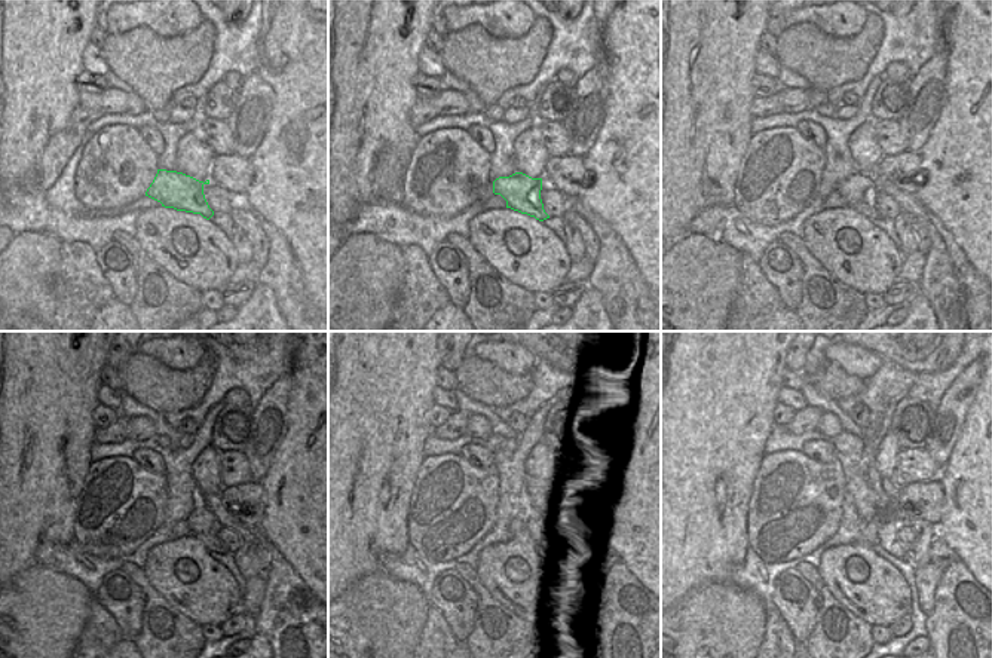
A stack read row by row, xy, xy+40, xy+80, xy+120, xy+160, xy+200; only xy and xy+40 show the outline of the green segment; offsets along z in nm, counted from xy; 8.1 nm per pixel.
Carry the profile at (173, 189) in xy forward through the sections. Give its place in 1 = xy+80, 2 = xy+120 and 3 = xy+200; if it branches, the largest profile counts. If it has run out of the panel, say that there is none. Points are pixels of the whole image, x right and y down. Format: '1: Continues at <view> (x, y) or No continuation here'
1: Continues at xy+80 (859, 190)
2: Continues at xy+120 (201, 522)
3: Continues at xy+200 (885, 535).

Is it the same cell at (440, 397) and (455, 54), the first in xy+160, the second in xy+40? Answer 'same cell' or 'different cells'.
different cells

